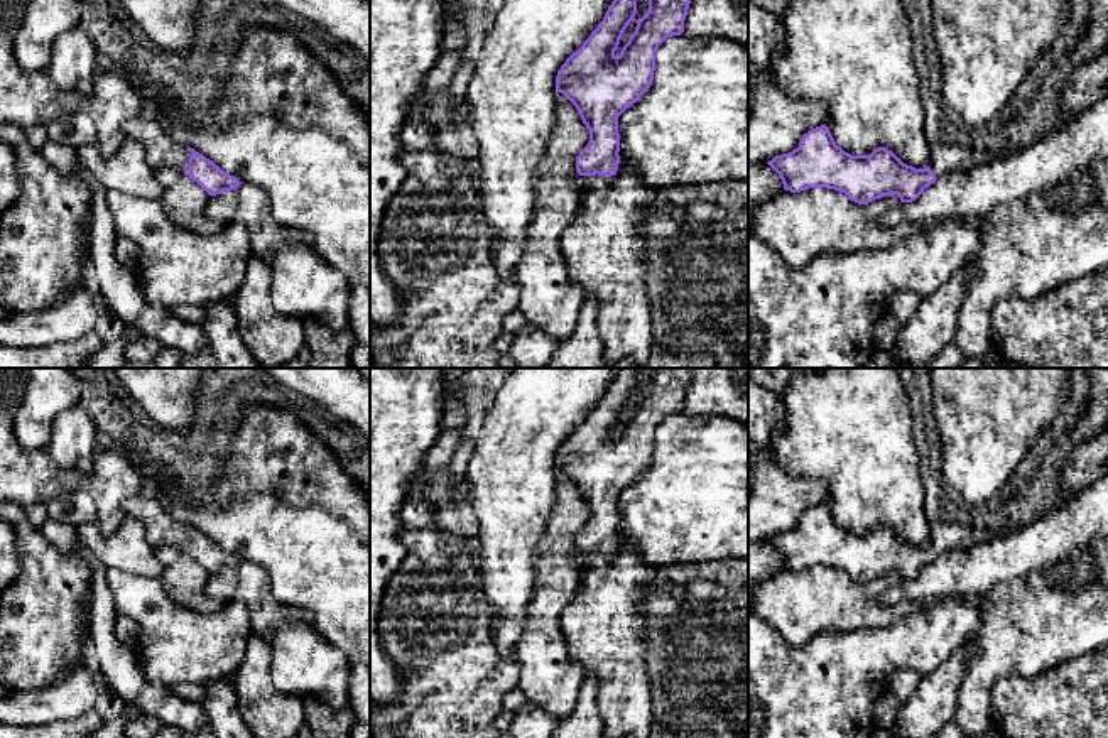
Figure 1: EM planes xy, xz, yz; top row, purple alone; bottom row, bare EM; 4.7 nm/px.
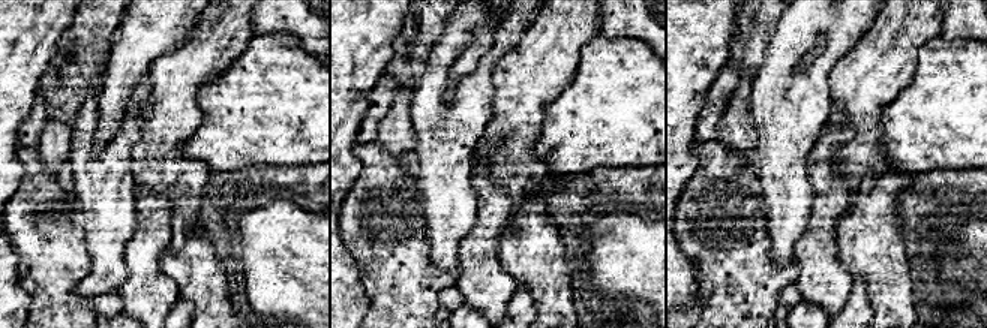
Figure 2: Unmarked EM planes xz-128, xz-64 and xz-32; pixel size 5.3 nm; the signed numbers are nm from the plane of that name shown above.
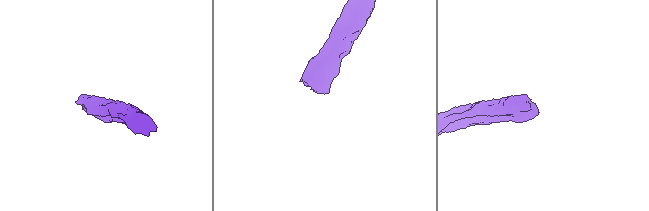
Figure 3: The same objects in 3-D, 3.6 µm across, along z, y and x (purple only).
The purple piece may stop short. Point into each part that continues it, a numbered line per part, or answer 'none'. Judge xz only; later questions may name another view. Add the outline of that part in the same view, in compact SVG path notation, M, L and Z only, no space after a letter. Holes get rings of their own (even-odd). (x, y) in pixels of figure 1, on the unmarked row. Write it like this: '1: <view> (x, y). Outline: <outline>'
none

